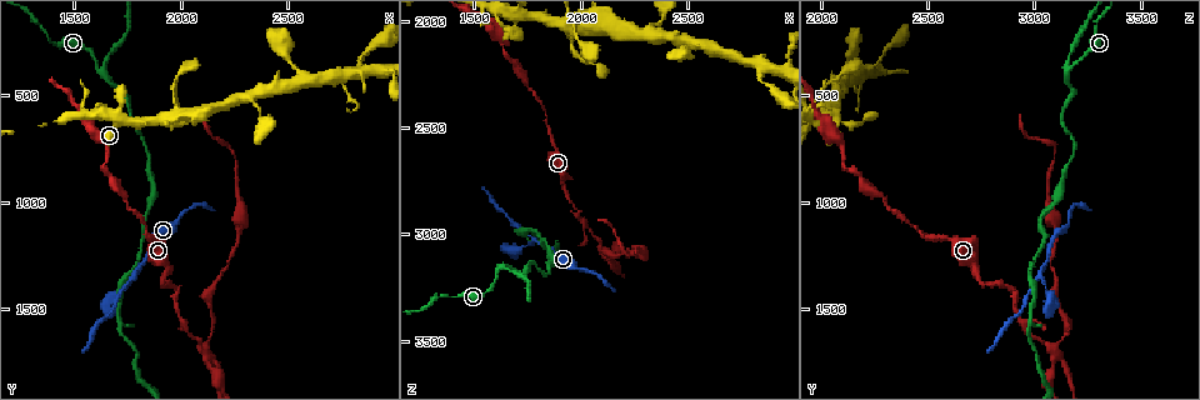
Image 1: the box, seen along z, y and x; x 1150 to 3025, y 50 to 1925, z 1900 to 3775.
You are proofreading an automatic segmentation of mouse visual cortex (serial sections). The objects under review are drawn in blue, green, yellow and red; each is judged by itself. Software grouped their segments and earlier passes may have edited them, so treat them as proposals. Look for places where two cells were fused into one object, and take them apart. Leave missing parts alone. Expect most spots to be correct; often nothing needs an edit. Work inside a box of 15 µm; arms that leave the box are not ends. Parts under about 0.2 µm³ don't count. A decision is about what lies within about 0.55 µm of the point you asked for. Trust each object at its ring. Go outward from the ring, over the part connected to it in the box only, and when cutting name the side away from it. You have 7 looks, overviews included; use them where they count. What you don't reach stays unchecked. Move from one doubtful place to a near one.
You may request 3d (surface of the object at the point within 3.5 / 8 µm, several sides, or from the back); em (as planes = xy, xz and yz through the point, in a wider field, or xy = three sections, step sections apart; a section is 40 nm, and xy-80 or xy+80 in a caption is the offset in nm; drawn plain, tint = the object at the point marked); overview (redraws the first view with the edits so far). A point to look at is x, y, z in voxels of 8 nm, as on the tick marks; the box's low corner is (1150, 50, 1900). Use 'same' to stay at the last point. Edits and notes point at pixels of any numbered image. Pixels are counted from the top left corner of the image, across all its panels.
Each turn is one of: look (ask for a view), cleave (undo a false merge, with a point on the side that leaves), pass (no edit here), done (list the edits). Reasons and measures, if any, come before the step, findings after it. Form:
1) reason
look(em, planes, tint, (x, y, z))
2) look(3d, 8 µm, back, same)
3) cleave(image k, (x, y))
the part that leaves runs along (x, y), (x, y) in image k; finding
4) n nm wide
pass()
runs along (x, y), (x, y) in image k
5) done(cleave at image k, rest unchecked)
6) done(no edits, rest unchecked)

sharp bend
look(3d, 3.5 µm, (1630, 380, 3150))

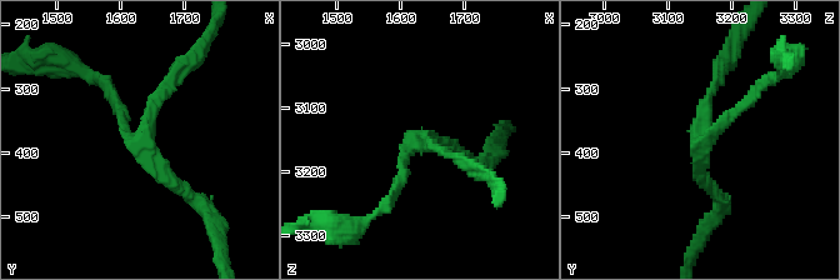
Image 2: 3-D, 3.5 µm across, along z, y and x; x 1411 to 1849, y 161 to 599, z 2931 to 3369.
need the tissue
look(em, planes, tint, (1625, 385, 3155))

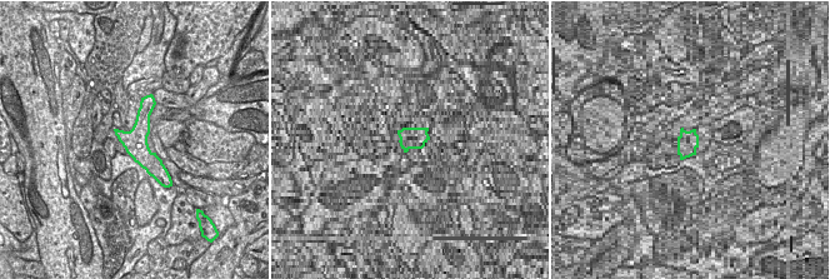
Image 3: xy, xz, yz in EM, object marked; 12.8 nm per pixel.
cut it another way
look(em, xy, step 3, tint, same)

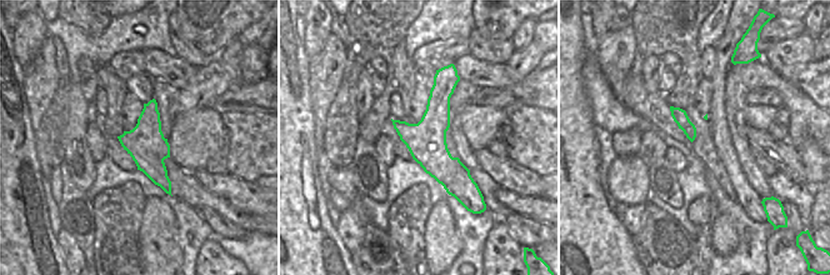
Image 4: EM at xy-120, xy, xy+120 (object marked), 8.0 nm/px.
pass()
runs along (110, 91), (126, 134), (195, 203) in image 2; continuous, no second cell

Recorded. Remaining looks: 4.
look(3d, 3.5 µm, (2580, 420, 2110))

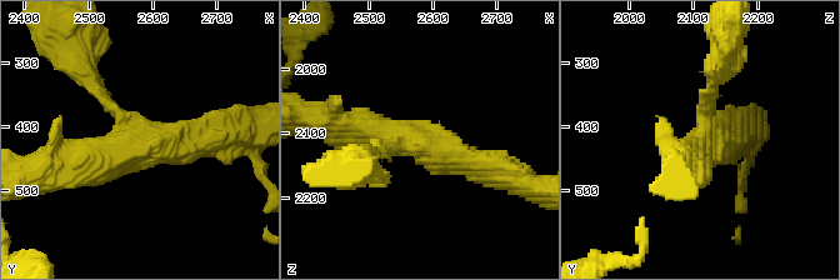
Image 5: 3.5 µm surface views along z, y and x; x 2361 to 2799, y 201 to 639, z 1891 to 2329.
3 arms; arms of 150, 400, 450 nm
look(em, xy, step 2, tint, (2570, 430, 2110))

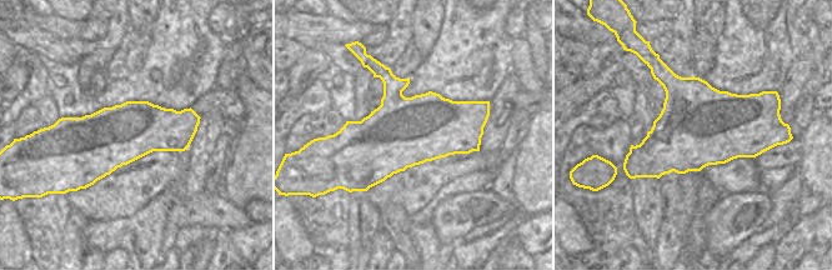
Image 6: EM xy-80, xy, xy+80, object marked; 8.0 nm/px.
550 nm wide
pass()
runs along (335, 125), (409, 138), (489, 166) in image 5; one cell here

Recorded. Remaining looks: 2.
a fork
look(3d, 3.5 µm, (2870, 380, 2210))

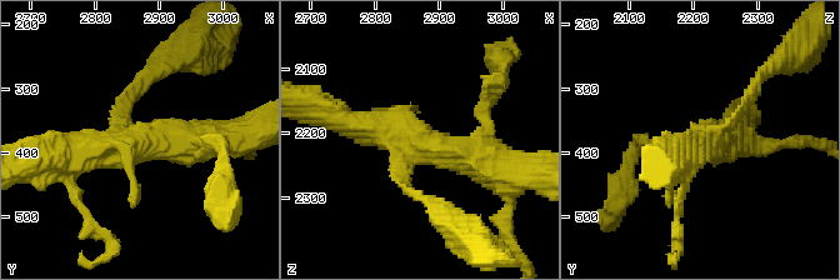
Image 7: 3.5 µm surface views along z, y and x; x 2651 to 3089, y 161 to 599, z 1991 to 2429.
look(em, xy, step 1, tint, (2860, 385, 2215))

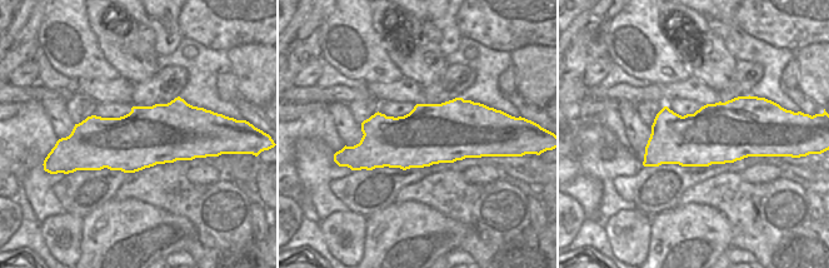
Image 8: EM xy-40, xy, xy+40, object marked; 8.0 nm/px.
pass()
runs along (338, 119), (450, 154), (484, 135) in image 7; all the same cell

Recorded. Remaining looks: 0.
done(no edits, rest unchecked)

